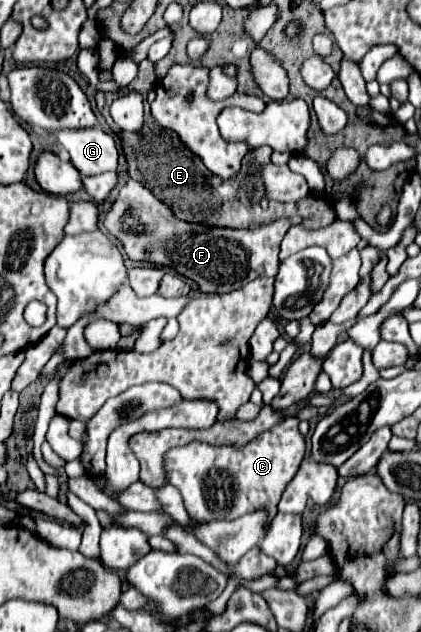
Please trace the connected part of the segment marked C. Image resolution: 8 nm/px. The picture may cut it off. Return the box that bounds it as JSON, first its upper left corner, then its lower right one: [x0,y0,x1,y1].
[163,419,305,529]

